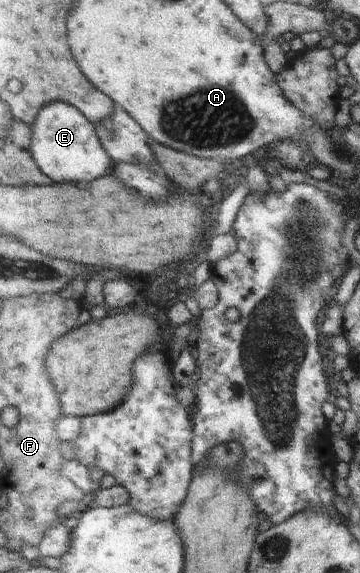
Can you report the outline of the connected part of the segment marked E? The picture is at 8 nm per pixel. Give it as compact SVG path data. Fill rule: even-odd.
M55 101L43 105L35 119L35 123L31 126L30 152L37 167L54 182L89 183L89 181L106 176L108 172L111 172L113 165L111 157L107 155L99 141L94 124L79 109L75 109L73 105L55 103Z

